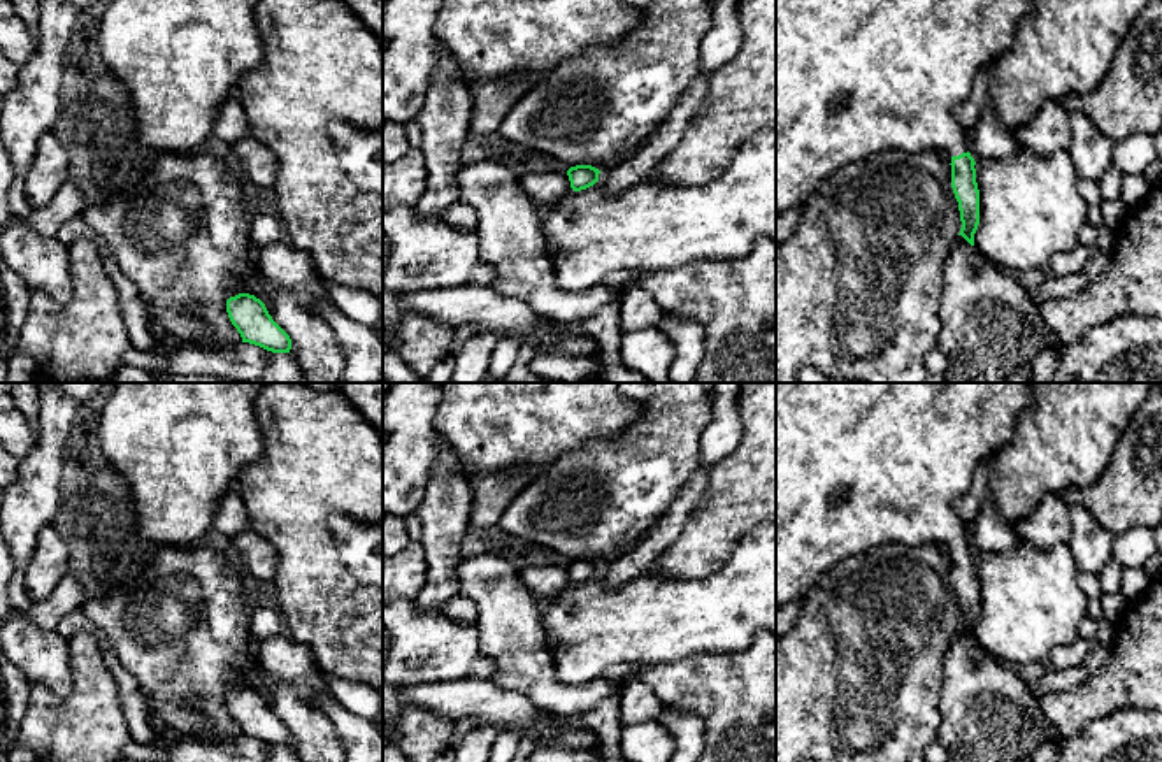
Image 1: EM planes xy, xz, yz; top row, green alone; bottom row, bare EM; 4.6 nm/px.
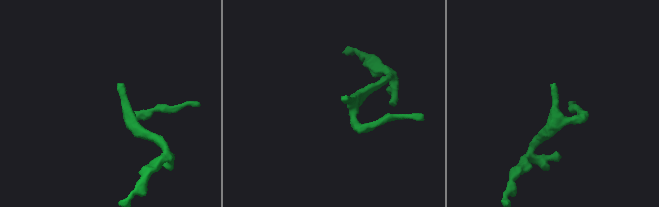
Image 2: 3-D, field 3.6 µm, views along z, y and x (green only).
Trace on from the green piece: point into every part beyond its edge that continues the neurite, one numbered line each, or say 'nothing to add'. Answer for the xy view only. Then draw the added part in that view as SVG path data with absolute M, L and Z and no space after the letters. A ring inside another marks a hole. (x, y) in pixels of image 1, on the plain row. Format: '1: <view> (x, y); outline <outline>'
nothing to add

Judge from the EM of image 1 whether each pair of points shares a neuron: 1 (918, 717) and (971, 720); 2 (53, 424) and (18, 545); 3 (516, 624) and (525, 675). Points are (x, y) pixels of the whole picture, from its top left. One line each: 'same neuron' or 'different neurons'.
1: different neurons
2: same neuron
3: same neuron

